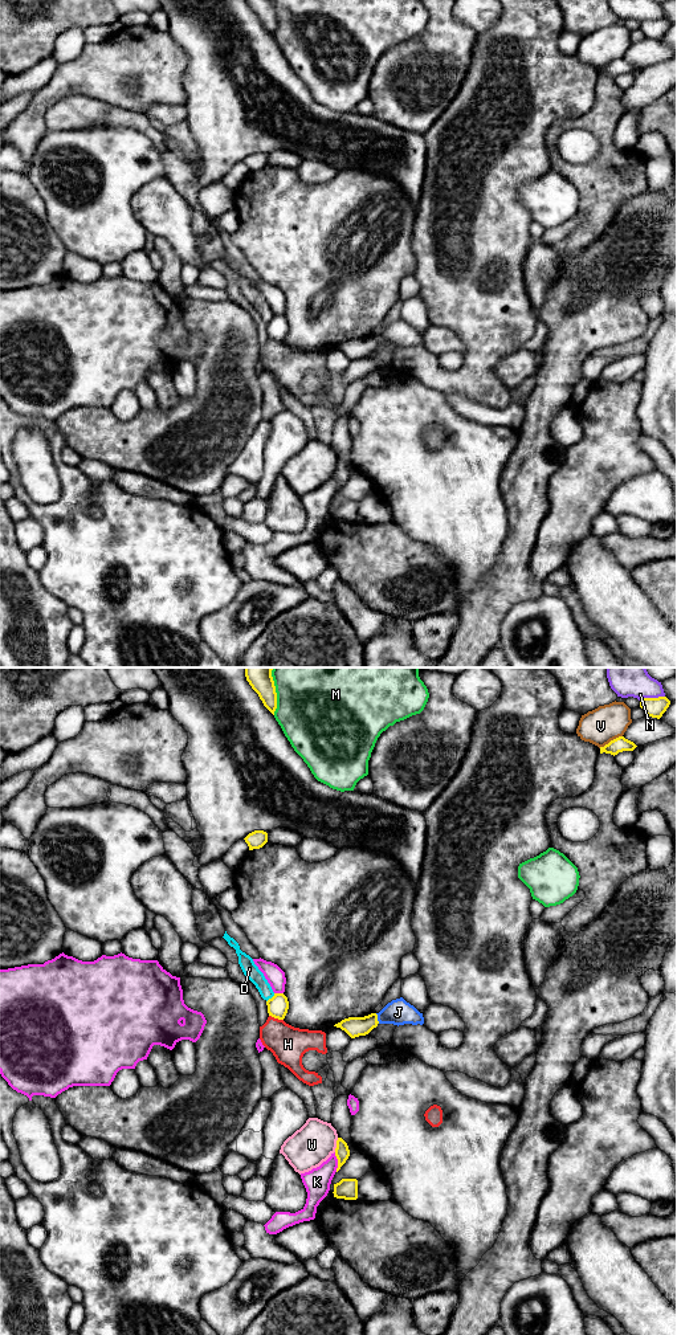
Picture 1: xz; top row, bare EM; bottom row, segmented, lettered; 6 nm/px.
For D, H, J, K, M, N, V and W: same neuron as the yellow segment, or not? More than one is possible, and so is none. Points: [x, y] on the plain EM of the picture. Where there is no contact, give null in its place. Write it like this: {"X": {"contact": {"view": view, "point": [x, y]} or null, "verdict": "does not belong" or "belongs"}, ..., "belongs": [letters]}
{"D": {"contact": {"view": "xz", "point": [272, 319]}, "verdict": "does not belong"}, "H": {"contact": {"view": "xz", "point": [276, 339]}, "verdict": "does not belong"}, "J": {"contact": {"view": "xz", "point": [376, 341]}, "verdict": "belongs"}, "K": {"contact": {"view": "xz", "point": [338, 484]}, "verdict": "does not belong"}, "M": {"contact": {"view": "xz", "point": [276, 19]}, "verdict": "does not belong"}, "N": {"contact": {"view": "xz", "point": [652, 20]}, "verdict": "does not belong"}, "V": {"contact": {"view": "xz", "point": [611, 62]}, "verdict": "does not belong"}, "W": {"contact": {"view": "xz", "point": [337, 466]}, "verdict": "does not belong"}, "belongs": ["J"]}

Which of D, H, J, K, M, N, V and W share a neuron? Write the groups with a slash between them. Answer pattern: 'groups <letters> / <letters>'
groups D H / J / K / M / N / V / W

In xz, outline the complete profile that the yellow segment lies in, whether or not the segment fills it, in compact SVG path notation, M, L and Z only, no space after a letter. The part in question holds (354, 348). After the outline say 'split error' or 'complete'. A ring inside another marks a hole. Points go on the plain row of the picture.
M403 319L388 324L379 335L371 335L364 339L348 339L335 346L334 348L344 352L351 360L366 358L379 346L393 347L423 347L424 339L413 327Z; split error

